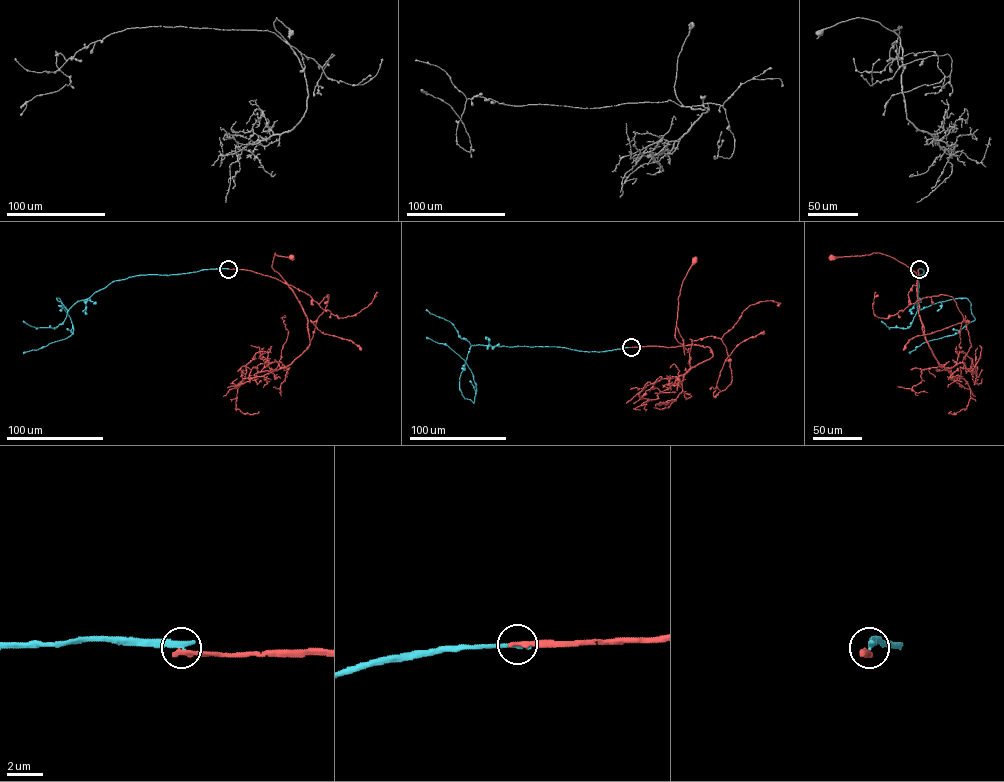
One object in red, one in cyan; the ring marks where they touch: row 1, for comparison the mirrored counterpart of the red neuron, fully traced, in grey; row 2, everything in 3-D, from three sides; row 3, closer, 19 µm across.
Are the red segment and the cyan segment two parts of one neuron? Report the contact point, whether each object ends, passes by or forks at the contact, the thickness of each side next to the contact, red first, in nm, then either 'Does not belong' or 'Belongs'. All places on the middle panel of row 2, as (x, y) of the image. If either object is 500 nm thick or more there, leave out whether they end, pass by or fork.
Place: (631, 347). At the ring red ends. At the ring cyan ends. Thickness 300 nm (red) against 380 nm. Does not belong

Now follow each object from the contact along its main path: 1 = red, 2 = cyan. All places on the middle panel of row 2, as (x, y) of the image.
1: (631, 347), (690, 345), (682, 344), (675, 332), (682, 281), (696, 260)
2: (631, 347), (590, 352), (472, 345), (459, 390), (473, 403), (476, 383), (465, 361), (447, 346), (426, 337)

